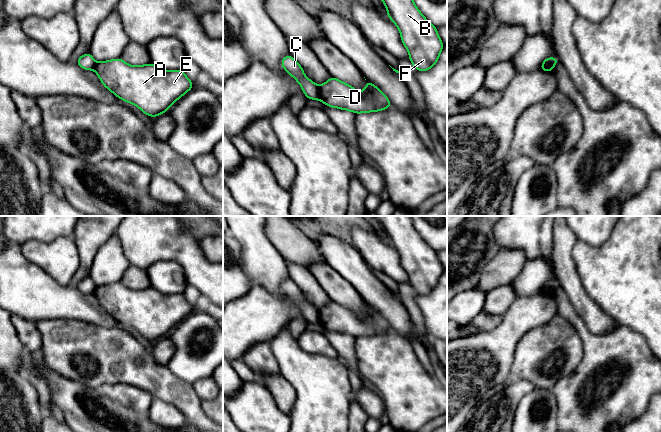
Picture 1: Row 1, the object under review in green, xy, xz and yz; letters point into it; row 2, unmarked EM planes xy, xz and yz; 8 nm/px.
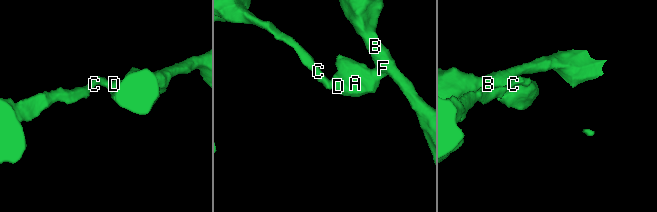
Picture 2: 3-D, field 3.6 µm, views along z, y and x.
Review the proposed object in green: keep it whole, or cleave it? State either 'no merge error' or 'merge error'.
merge error

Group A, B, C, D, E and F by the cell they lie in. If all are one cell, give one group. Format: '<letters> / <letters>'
A B D E F / C

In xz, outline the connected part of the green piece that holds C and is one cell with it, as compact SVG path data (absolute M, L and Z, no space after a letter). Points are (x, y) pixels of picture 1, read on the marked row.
M291 55L281 60L281 66L299 83L307 99L320 100L319 86L305 76L303 68Z

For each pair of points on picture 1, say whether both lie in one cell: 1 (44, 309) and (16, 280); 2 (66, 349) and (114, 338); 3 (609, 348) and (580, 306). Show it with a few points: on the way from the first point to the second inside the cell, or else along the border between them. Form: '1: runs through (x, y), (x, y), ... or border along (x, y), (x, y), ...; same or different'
1: runs through (38, 302), (23, 287); same
2: runs through (78, 349), (102, 349); same
3: border along (581, 318), (594, 333), (607, 333), (617, 323); different

